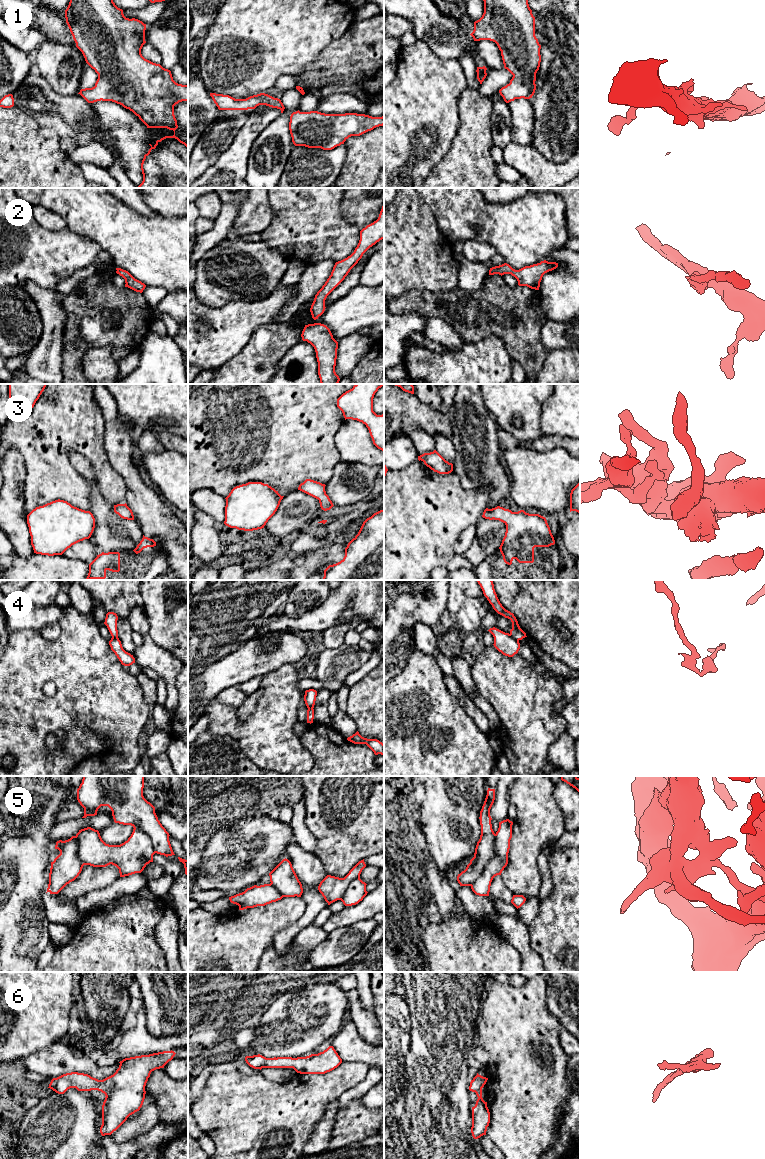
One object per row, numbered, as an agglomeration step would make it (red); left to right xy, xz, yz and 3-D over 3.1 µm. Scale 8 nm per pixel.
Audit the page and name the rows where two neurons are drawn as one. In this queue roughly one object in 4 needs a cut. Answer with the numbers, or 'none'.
4

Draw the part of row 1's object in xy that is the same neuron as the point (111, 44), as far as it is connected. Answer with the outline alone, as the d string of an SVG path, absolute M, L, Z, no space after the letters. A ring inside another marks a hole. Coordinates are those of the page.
M70 0L65 10L66 23L70 29L76 47L82 52L86 63L98 74L95 86L81 89L80 94L88 103L112 101L132 111L147 128L167 128L174 131L173 136L165 136L151 146L141 163L143 181L138 188L188 188L188 145L175 136L178 128L174 115L174 106L188 101L188 84L178 84L173 80L171 71L160 64L145 59L141 49L146 43L146 24L132 18L126 18L123 10L113 0Z

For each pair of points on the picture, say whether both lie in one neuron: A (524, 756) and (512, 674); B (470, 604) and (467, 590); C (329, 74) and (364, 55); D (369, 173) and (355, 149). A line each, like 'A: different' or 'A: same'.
A: same
B: different
C: same
D: same

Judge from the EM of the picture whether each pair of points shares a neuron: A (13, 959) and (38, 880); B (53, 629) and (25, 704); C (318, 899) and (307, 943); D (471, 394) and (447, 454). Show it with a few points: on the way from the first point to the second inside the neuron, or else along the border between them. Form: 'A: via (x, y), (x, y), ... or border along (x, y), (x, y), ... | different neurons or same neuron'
A: via (13, 939), (13, 905), (18, 900) | same neuron
B: border along (61, 627), (55, 639), (44, 639), (39, 634) | different neurons
C: border along (312, 923), (304, 927), (294, 938) | different neurons
D: border along (451, 438), (455, 449), (455, 461), (453, 463) | different neurons

